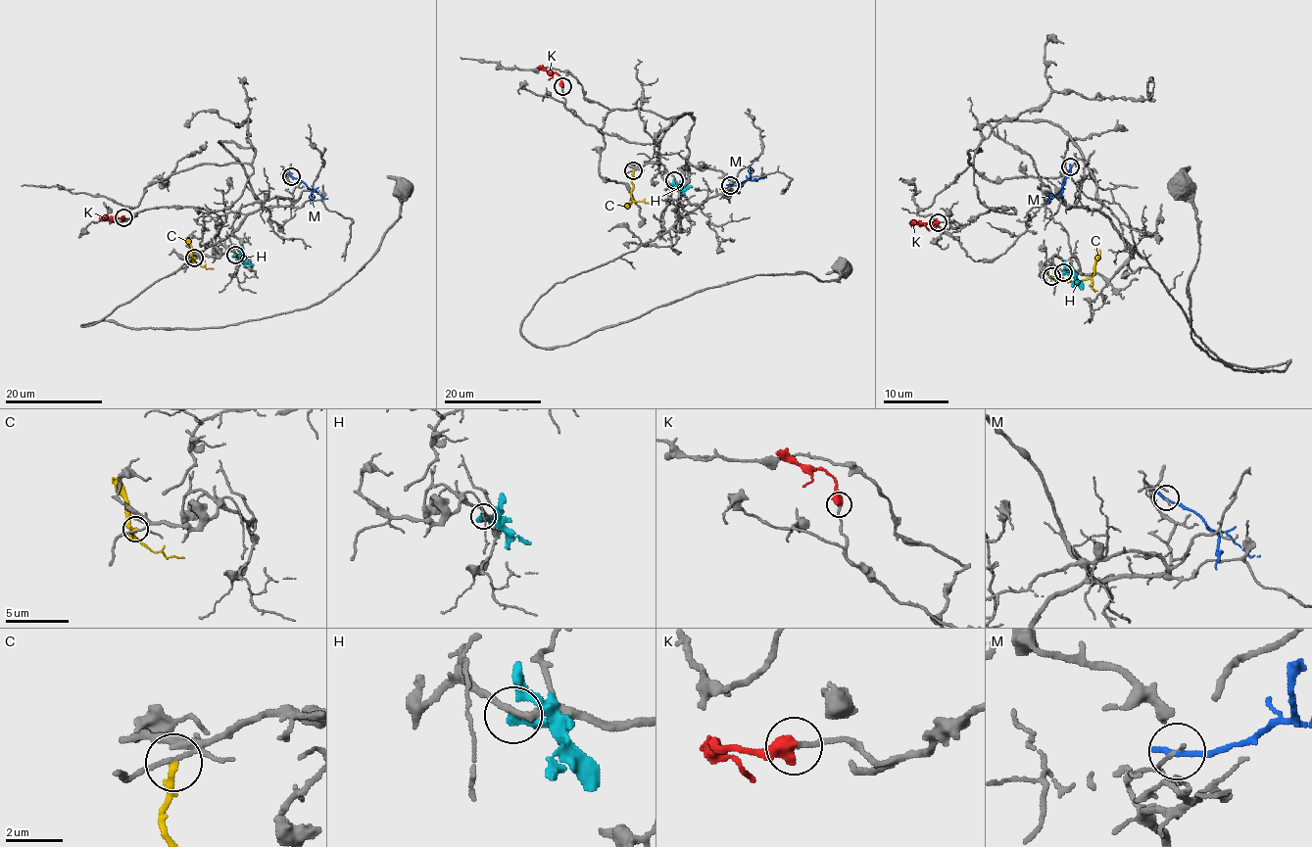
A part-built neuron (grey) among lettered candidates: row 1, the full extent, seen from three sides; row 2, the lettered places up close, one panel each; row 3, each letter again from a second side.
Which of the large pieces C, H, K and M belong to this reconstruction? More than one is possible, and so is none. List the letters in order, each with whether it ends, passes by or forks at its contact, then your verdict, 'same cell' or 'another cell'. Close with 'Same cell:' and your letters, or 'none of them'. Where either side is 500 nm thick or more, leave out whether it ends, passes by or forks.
C: it ends there; another cell
H: it ends there; another cell
K: same cell
M: it ends there; another cell
Same cell: K

